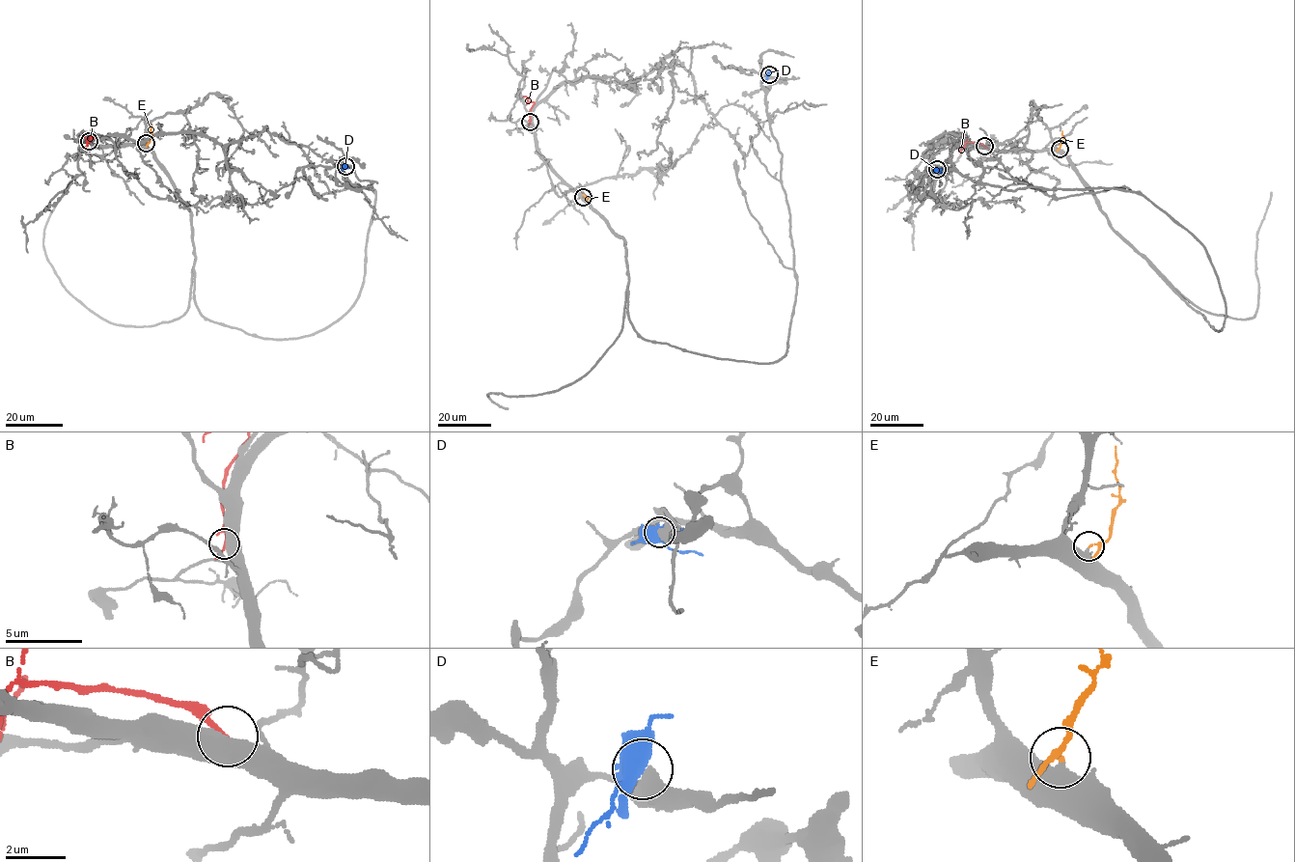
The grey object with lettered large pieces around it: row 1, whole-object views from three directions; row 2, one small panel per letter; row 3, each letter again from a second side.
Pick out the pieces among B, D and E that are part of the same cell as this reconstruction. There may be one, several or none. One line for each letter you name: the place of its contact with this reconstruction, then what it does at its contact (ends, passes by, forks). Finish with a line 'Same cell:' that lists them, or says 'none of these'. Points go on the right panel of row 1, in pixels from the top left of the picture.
Same cell: none of these

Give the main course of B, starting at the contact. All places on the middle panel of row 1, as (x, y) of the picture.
B: (530, 122), (530, 109), (534, 102), (523, 96)

